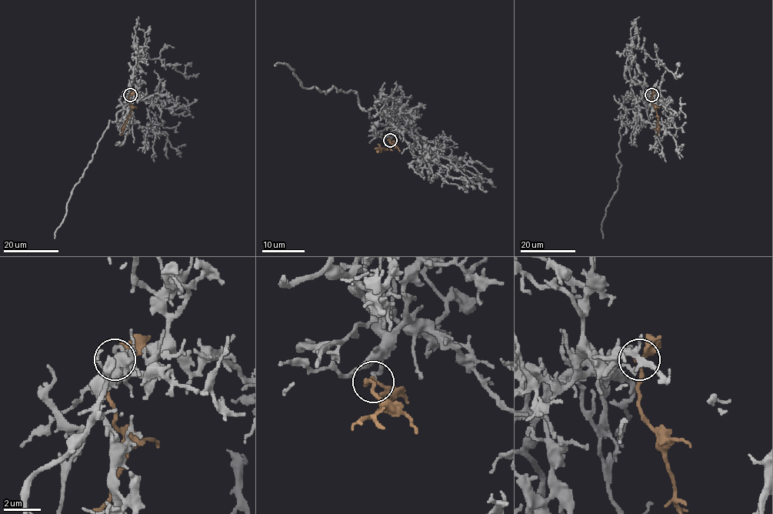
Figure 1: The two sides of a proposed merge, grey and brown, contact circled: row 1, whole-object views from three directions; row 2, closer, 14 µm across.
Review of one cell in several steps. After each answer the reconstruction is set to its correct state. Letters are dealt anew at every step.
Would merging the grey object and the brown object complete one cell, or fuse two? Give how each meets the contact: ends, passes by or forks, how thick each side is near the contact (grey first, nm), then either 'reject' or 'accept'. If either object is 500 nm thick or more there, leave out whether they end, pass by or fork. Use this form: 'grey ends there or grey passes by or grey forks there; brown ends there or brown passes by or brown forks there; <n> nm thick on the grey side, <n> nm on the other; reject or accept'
grey ends there; brown passes by; 160 nm thick on the grey side, 190 nm on the other; reject

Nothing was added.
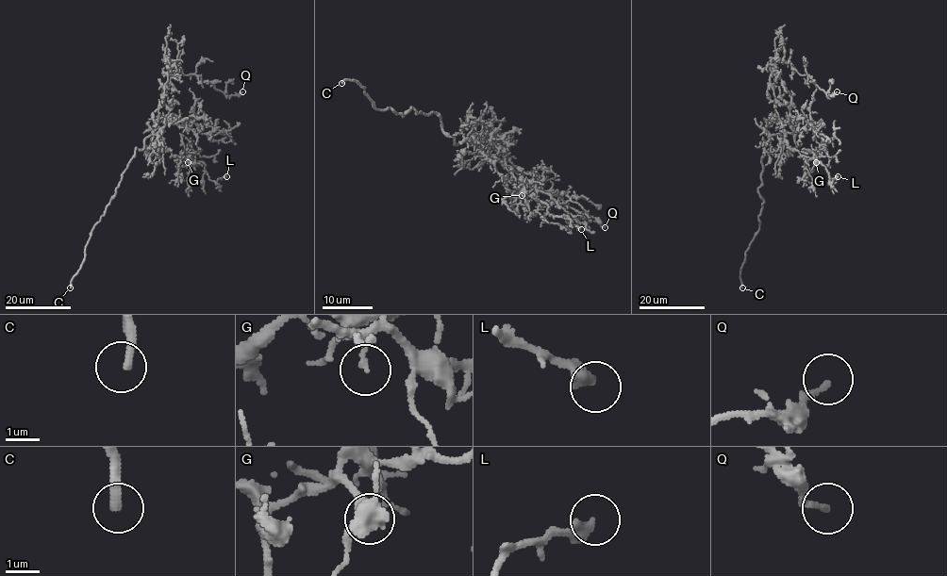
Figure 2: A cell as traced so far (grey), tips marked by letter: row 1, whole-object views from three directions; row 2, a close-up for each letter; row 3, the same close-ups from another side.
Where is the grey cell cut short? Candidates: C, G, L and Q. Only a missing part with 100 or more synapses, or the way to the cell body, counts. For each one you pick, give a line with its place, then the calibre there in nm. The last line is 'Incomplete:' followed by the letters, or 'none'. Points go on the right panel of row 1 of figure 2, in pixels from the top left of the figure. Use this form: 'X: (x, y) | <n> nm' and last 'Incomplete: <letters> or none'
C: (742, 288) | 280 nm
Incomplete: C

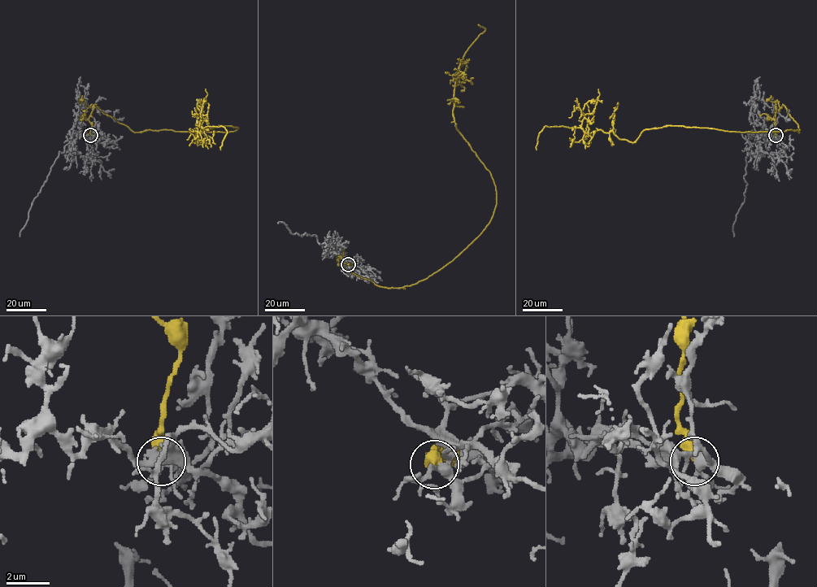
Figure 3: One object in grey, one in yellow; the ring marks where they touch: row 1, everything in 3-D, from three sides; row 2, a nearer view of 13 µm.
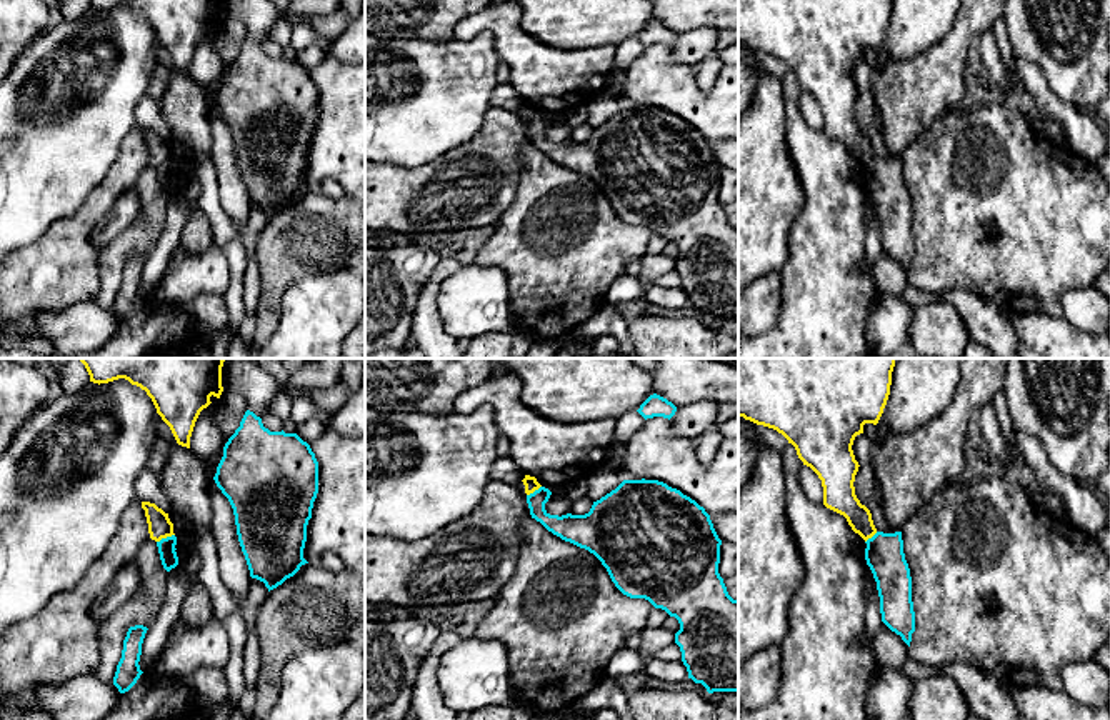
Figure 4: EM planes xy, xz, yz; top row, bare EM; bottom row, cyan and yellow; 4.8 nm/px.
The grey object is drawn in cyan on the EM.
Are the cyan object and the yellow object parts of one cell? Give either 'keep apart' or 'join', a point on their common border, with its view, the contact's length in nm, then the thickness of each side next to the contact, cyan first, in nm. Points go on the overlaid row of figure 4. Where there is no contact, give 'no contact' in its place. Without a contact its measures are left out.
keep apart | xy (167, 537) | 100 nm | 80/110 nm

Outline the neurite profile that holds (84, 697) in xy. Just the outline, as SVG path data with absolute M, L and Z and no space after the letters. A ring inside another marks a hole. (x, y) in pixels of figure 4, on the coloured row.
M93 673L77 675L40 685L38 712L50 713L53 720L105 720L120 697L113 683L105 683Z

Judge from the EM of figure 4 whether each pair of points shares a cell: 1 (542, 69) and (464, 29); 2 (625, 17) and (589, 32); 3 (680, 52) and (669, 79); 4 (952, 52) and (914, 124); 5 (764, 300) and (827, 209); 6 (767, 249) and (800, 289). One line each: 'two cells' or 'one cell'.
1: one cell
2: one cell
3: two cells
4: one cell
5: two cells
6: two cells

